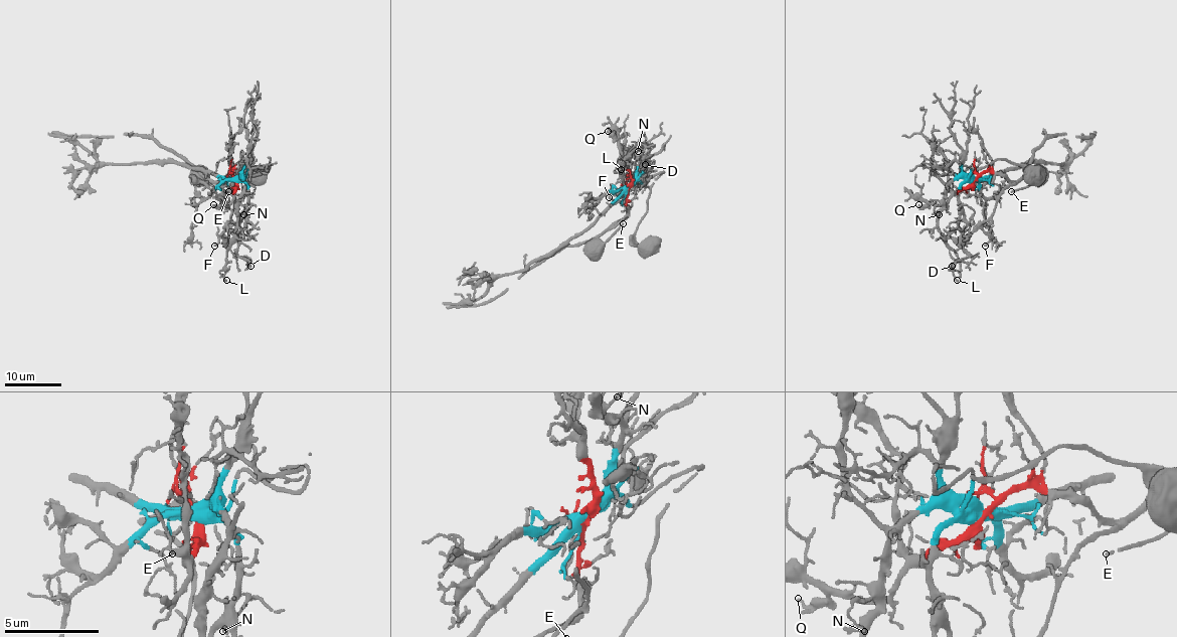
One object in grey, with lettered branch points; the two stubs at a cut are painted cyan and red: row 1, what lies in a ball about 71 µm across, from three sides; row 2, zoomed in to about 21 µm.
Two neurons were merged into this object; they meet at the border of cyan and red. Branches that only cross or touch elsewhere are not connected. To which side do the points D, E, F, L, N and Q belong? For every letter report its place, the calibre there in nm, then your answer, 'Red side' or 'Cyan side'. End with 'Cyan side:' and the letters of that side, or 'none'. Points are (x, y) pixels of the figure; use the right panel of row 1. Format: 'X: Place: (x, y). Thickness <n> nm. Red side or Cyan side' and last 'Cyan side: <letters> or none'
D: Place: (952, 266). Thickness 160 nm. Cyan side
E: Place: (1011, 191). Thickness 80 nm. Red side
F: Place: (985, 246). Thickness 100 nm. Red side
L: Place: (957, 280). Thickness 130 nm. Cyan side
N: Place: (939, 214). Thickness 100 nm. Cyan side
Q: Place: (918, 204). Thickness 150 nm. Red side
Cyan side: D, L, N

